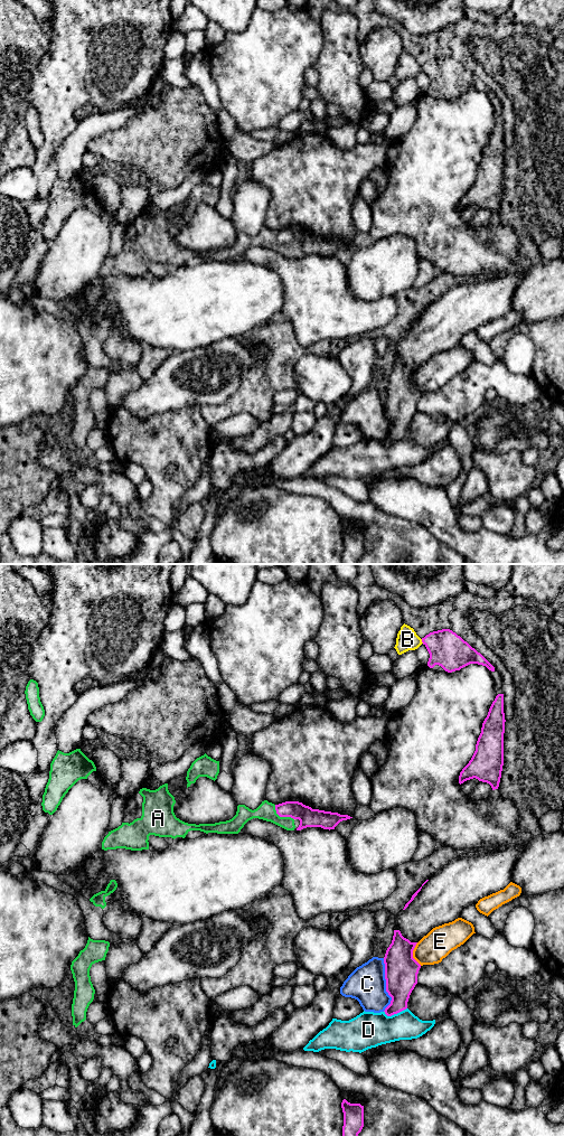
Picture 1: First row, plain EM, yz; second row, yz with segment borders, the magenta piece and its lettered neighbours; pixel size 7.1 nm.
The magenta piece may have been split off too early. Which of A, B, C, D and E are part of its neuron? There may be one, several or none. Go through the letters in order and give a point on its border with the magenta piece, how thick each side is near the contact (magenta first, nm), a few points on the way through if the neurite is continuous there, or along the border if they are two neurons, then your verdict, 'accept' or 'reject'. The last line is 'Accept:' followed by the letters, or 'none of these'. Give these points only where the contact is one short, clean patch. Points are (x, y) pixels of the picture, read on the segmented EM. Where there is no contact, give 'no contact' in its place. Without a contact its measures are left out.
A: contact yz (281, 816); calibres 140 and 130 nm; way yz (308, 817), (304, 814), (281, 816), (266, 810); accept
B: contact yz (422, 641); calibres 260 and 150 nm; border yz (421, 639), (423, 642); reject
C: contact yz (386, 985); calibres 240 and 260 nm; reject
D: contact yz (395, 1013); calibres 220 and 260 nm; reject
E: contact yz (412, 954); calibres 240 and 220 nm; reject
Accept: A

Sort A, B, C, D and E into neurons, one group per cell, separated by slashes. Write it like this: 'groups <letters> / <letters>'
groups A / B / C / D / E

